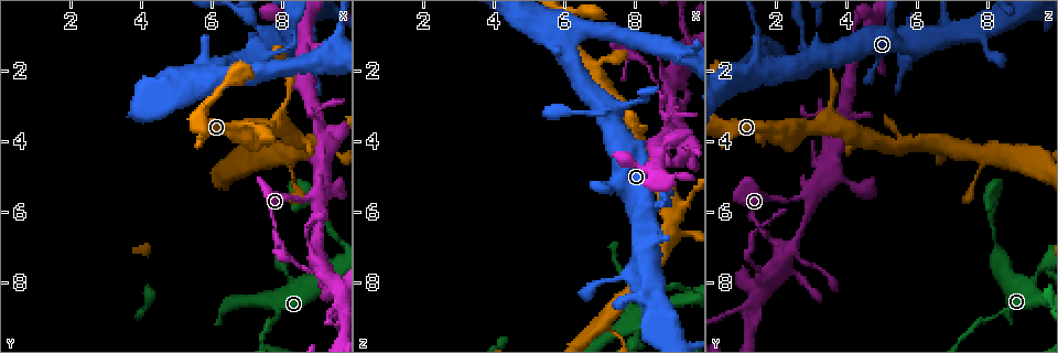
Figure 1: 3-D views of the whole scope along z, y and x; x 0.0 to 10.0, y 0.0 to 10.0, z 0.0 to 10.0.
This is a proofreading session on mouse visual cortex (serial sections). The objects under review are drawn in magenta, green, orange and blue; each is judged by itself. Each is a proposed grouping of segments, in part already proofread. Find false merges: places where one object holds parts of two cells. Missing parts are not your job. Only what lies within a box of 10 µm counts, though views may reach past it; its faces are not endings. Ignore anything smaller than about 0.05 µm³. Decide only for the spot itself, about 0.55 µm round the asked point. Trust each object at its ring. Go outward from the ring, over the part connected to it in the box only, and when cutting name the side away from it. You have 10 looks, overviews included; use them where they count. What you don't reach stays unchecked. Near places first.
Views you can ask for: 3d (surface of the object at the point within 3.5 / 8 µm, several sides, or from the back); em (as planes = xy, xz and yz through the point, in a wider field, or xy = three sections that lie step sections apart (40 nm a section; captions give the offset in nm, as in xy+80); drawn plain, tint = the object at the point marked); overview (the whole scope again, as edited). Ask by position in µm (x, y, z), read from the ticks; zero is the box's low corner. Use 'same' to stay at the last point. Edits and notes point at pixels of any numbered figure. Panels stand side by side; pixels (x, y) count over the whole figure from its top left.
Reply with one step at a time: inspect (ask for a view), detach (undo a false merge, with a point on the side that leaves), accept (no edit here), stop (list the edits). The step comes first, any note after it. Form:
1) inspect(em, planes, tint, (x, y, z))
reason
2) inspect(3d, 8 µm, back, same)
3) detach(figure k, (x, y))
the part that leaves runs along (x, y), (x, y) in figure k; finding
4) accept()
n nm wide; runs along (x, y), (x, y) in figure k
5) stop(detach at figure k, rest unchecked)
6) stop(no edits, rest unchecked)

inspect(3d, 3.5 µm, (7.90, 3.50, 3.40))
thick turns thin

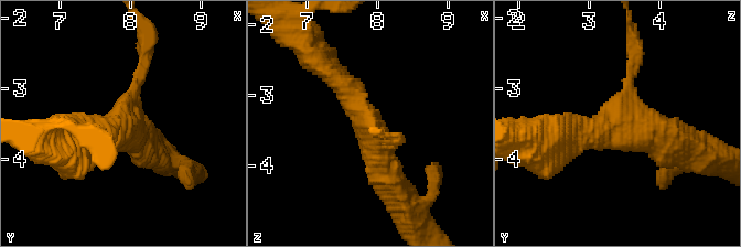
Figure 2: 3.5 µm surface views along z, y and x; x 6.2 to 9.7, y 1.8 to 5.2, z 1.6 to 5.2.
inspect(em, xy, step 1, tint, (7.90, 3.55, 3.45))
3 arms; arms of 150, 350, 450 nm

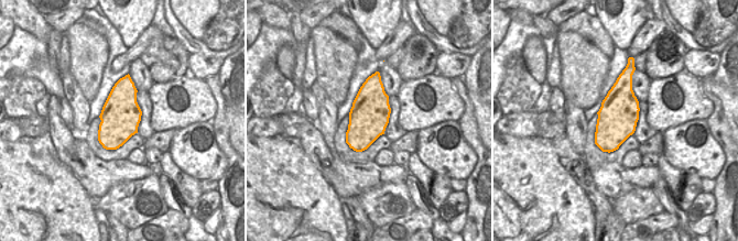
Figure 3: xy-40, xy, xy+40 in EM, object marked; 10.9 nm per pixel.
accept()
440 nm wide; runs along (332, 71), (397, 190) in figure 2; continuous, no second cell

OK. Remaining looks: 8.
inspect(3d, 8 µm, (9.10, 4.05, 5.75))
thick turns thin

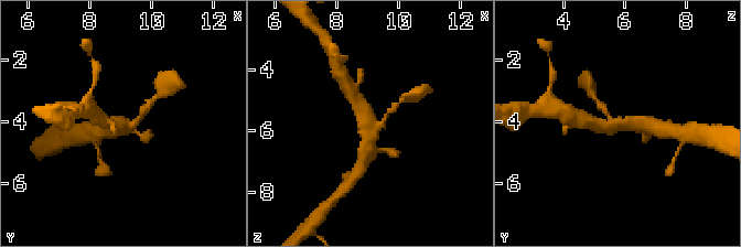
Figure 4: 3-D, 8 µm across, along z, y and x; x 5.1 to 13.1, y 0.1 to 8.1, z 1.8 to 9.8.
inspect(em, xy, step 5, tint, same)

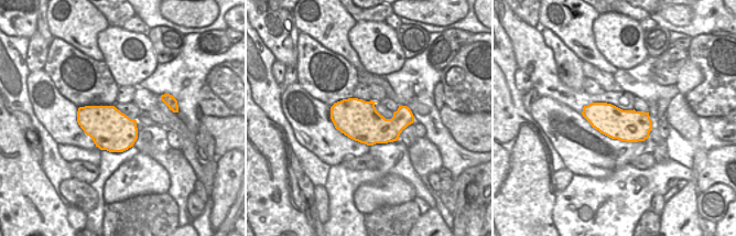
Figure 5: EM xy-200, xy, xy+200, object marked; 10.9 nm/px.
accept()
3 arms; arms of 150, 350, 400 nm; runs along (354, 97), (368, 122), (365, 154) in figure 4; continuous, no second cell

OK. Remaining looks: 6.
inspect(3d, 3.5 µm, (9.00, 5.60, 2.80))
three-way junction

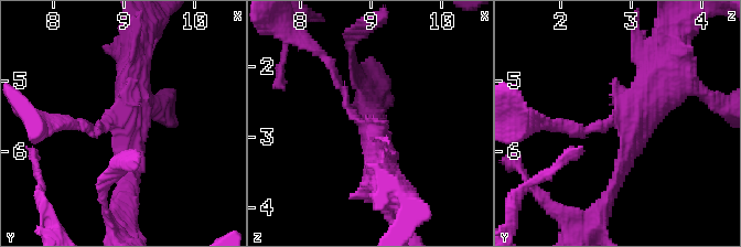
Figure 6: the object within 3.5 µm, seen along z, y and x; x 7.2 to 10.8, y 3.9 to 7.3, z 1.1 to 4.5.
inspect(em, xy, step 2, tint, (8.95, 5.55, 2.85))

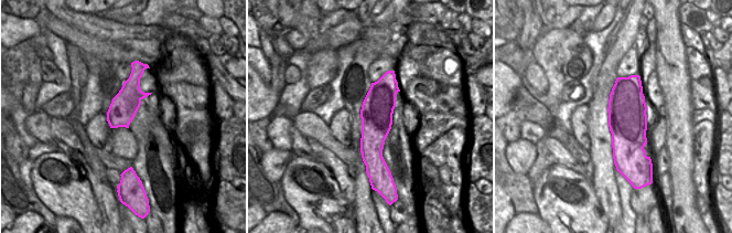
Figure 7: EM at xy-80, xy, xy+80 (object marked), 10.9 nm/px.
accept()
runs along (562, 122), (593, 129), (635, 113), (664, 65) in figure 6; one cell here

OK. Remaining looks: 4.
inspect(3d, 8 µm, back, (9.25, 7.80, 1.75))

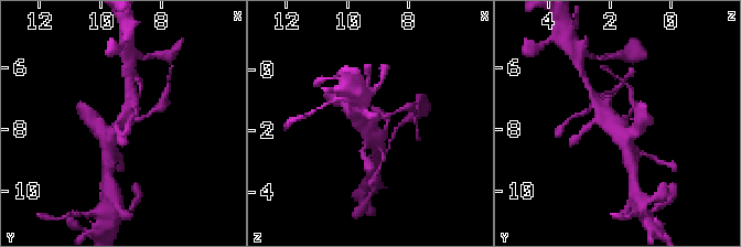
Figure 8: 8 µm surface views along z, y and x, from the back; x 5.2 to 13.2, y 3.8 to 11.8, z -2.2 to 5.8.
inspect(3d, 3.5 µm, same)
closer look

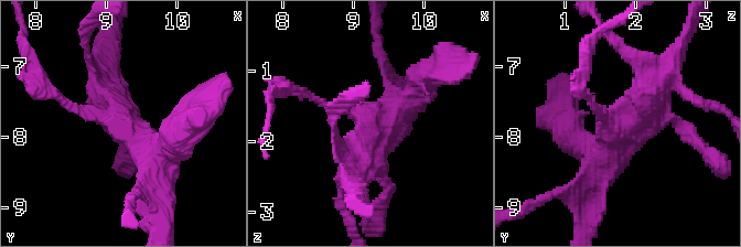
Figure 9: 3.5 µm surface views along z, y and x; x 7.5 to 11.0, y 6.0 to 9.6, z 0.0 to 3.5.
inspect(em, xy, step 5, tint, (9.20, 7.75, 1.80))
4 arms; arms of 150, 200, 300, 500 nm; need the tissue

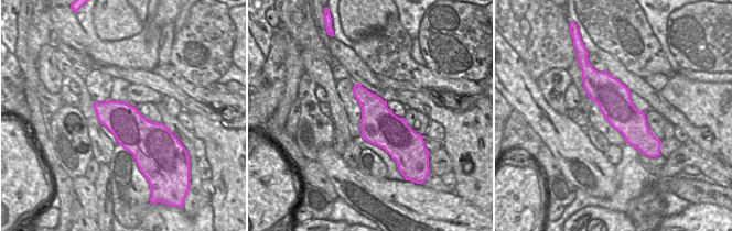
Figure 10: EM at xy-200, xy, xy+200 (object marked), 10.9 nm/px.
accept()
runs along (670, 68), (622, 119), (597, 184) in figure 9; all the same cell

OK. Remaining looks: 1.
stop(no edits, rest unchecked)

